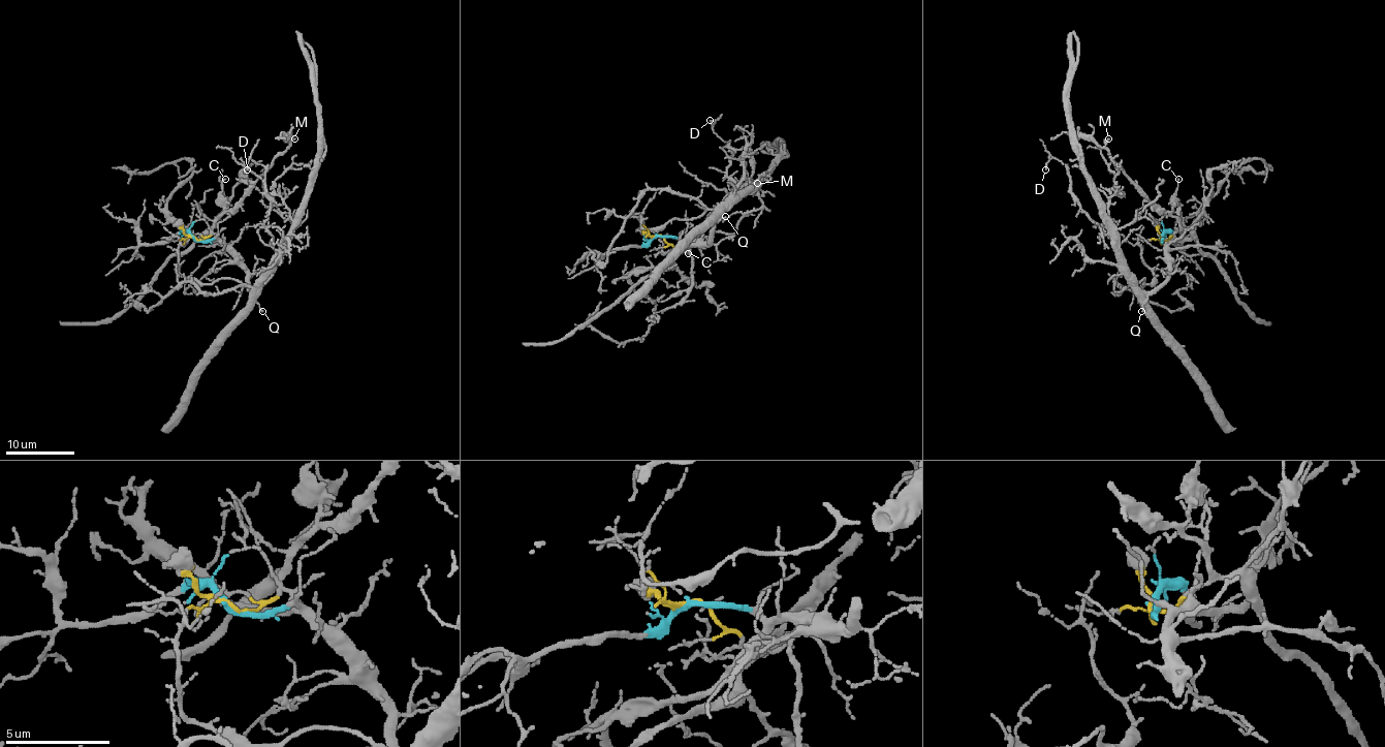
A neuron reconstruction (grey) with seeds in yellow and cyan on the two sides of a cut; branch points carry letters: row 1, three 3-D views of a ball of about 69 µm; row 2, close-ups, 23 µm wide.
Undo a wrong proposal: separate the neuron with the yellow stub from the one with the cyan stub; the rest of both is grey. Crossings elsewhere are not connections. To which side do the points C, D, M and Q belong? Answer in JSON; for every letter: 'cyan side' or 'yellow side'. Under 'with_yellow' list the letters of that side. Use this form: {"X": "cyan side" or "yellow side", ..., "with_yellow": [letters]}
{"C": "yellow side", "D": "cyan side", "M": "yellow side", "Q": "cyan side", "with_yellow": ["C", "M"]}

